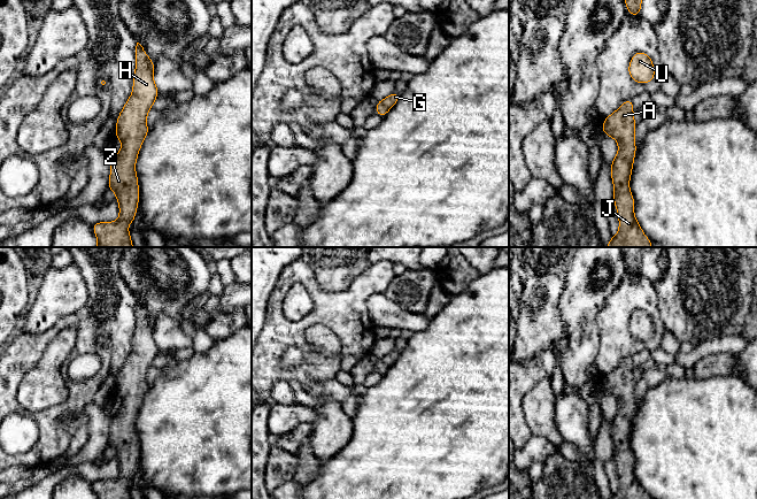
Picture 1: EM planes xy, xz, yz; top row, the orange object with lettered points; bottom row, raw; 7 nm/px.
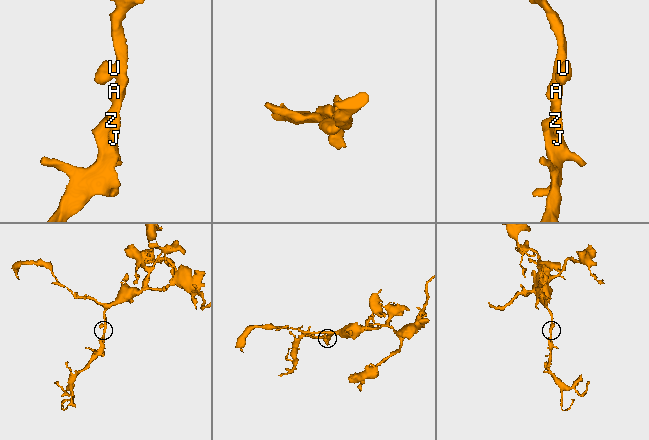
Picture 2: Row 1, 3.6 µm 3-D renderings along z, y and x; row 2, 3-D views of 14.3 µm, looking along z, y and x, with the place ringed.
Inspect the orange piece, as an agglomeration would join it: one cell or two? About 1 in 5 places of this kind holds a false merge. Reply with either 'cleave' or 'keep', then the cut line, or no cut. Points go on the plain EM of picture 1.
keep; no cut

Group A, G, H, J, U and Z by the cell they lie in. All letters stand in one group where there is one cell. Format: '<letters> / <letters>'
A G H J U Z

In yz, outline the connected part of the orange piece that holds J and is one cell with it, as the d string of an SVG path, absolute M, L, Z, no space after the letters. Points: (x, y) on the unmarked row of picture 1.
M627 356L602 382L604 392L615 396L619 405L613 420L610 422L615 445L612 459L619 475L619 489L616 493L612 493L610 499L650 499L634 474L634 455L629 450L629 435L636 410L636 382L633 369L633 359Z

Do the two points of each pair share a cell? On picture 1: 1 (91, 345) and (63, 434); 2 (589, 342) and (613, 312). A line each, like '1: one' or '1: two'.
1: one
2: two

